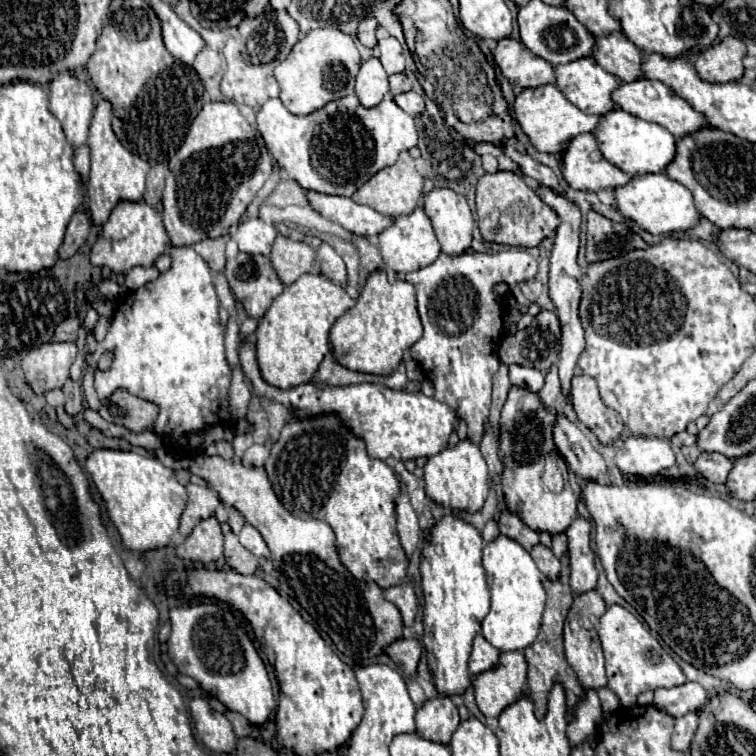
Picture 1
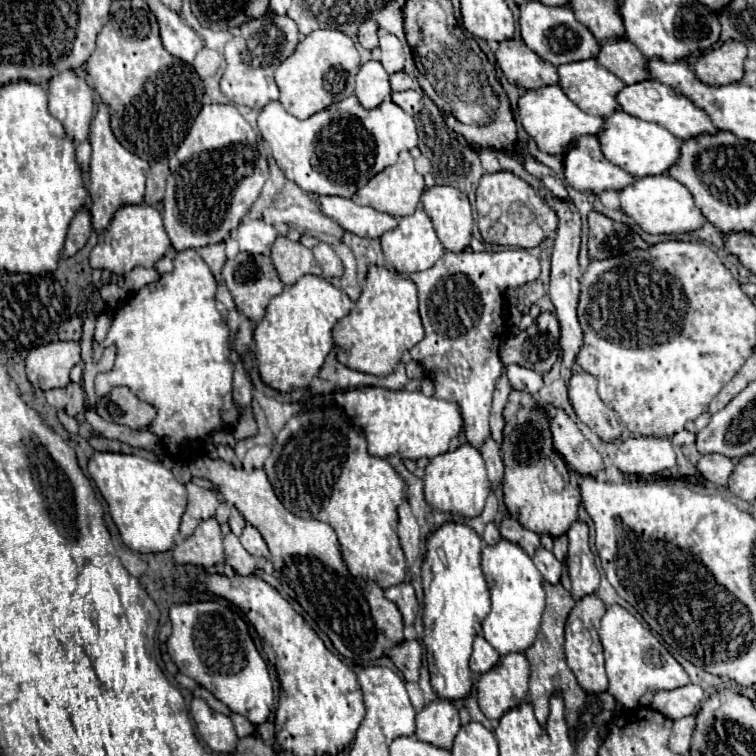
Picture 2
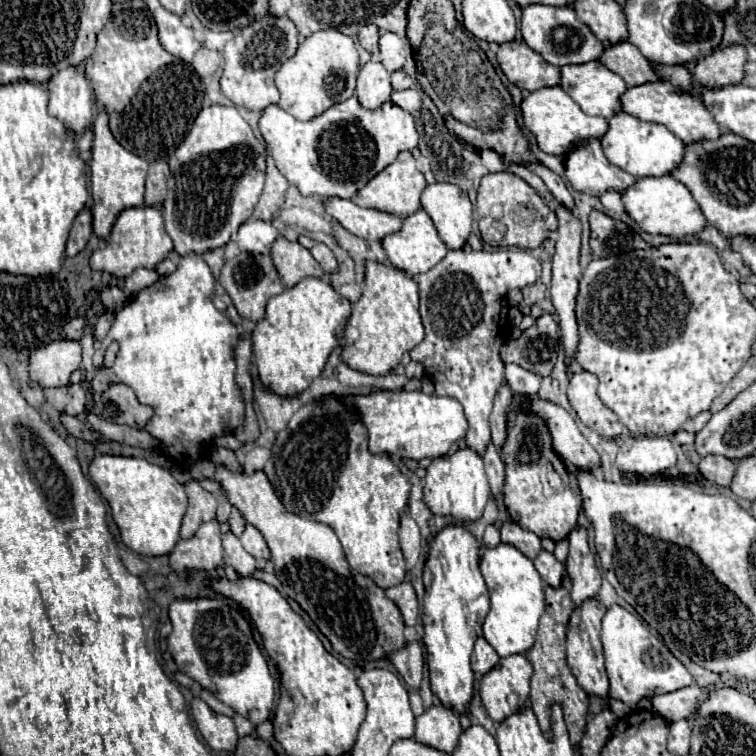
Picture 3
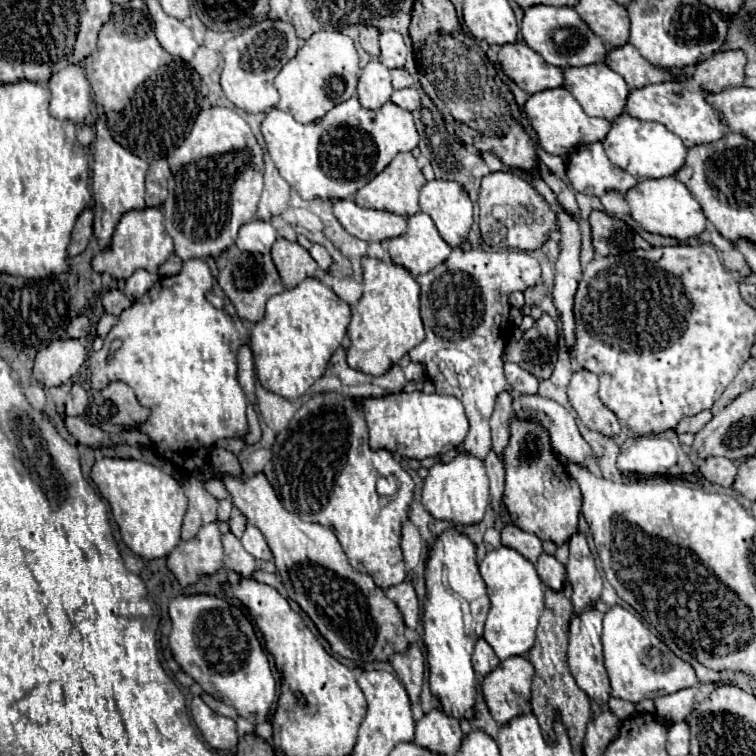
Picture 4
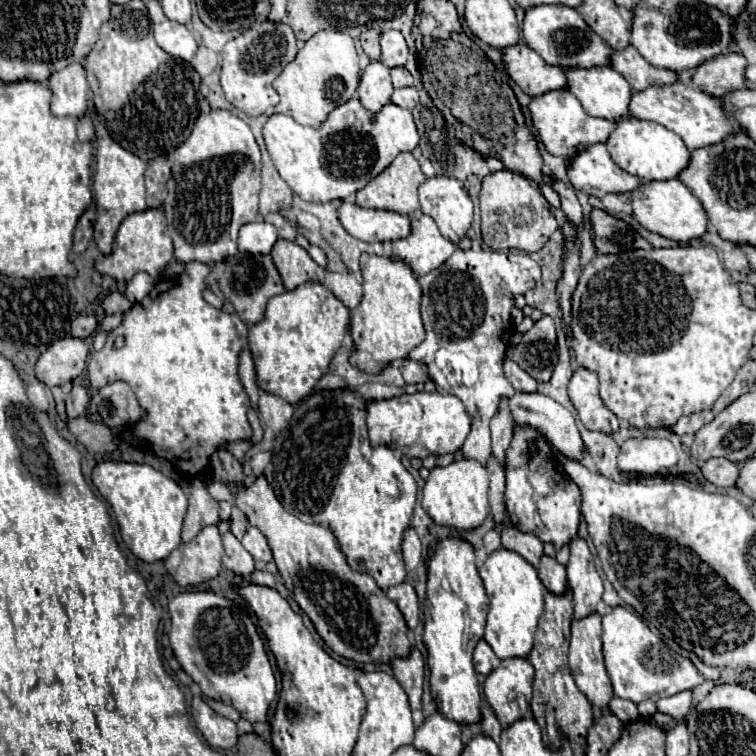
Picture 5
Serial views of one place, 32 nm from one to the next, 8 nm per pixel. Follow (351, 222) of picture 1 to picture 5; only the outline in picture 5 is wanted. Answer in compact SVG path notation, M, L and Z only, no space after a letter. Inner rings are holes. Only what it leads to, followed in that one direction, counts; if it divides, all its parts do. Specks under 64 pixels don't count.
M344 202L340 206L340 222L348 234L364 242L394 242L410 236L412 218L390 212L390 210L368 210L360 208L352 202Z

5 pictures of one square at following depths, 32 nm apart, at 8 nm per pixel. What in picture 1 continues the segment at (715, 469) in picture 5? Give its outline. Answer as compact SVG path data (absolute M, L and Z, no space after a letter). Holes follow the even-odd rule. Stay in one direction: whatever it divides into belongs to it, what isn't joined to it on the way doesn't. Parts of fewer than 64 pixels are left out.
M704 452L704 454L700 454L700 458L694 462L694 466L696 466L696 470L698 470L706 480L710 480L710 482L714 482L714 484L726 484L728 474L730 474L730 470L732 470L732 460L726 458L724 454L716 454L716 452L708 454L708 452Z

